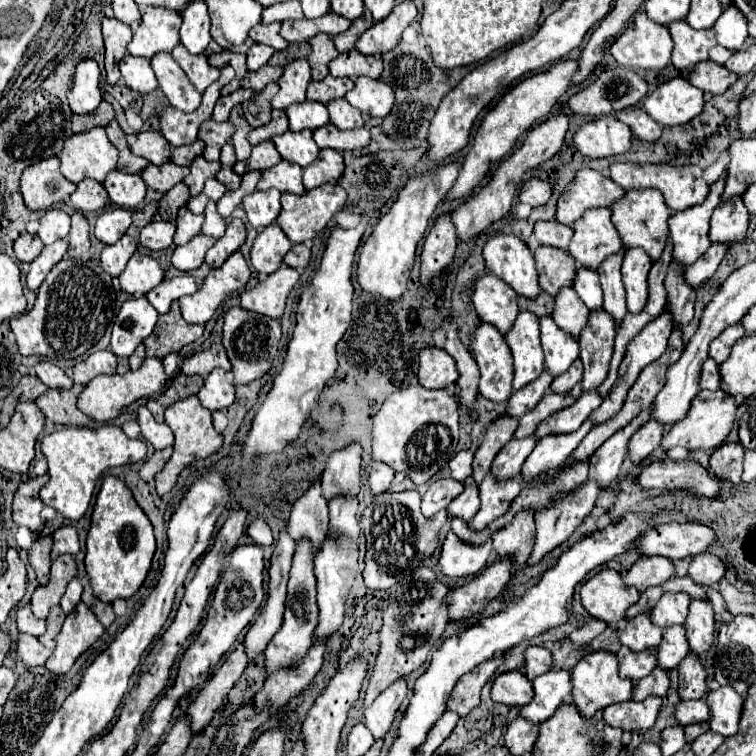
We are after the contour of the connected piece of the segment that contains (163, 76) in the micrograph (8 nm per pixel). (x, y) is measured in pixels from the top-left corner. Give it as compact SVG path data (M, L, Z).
M162 52L160 56L154 56L152 68L156 72L156 78L158 78L162 92L166 94L168 102L174 108L190 114L200 106L202 94L196 92L196 88L192 86L192 82L184 74L184 70L174 62L174 58L170 54Z

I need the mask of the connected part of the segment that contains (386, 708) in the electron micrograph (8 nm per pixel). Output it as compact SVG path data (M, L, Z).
M396 680L392 688L384 690L372 706L364 710L364 724L374 734L376 740L384 740L388 730L392 728L396 710L400 708L402 700L406 698L406 680Z

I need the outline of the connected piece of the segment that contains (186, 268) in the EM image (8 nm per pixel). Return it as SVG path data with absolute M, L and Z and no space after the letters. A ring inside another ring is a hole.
M198 234L188 244L176 246L174 248L174 254L172 254L174 268L178 268L180 272L190 272L190 270L200 268L200 264L204 262L204 256L212 248L212 244L214 244L214 238L212 236Z

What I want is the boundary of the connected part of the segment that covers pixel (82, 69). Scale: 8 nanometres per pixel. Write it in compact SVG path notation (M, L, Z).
M84 60L74 74L74 84L72 90L68 92L68 102L72 112L76 114L92 114L100 102L100 68L94 60Z

